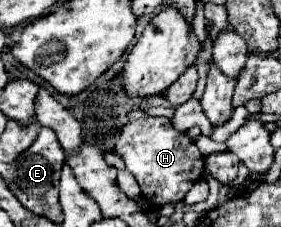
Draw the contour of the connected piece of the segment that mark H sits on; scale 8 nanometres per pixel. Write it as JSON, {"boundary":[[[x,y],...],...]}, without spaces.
{"boundary":[[[142,117],[126,123],[120,131],[114,151],[124,159],[126,171],[130,171],[146,201],[156,199],[156,207],[166,203],[182,203],[188,189],[202,177],[204,161],[194,141],[172,127],[168,117]]]}

